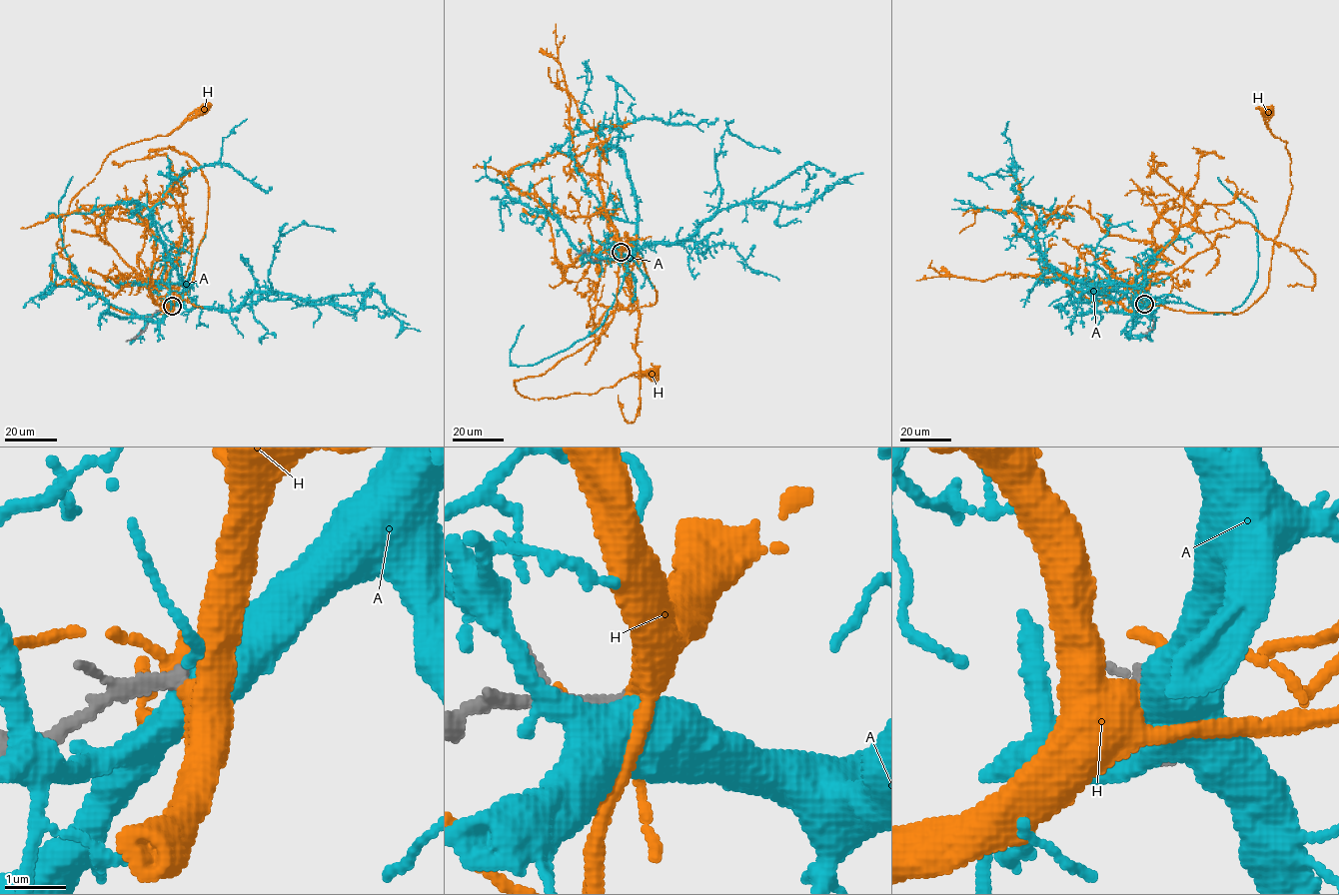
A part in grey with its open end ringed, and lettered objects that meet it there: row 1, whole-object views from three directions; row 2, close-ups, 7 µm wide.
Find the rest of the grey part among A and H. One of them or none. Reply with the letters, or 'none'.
none

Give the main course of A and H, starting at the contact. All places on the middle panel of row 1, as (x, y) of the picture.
A: (621, 252), (637, 243), (637, 201), (625, 156), (601, 128), (716, 117)
H: (621, 253), (609, 327), (544, 374), (515, 380), (515, 390), (535, 400), (557, 399), (653, 373)

